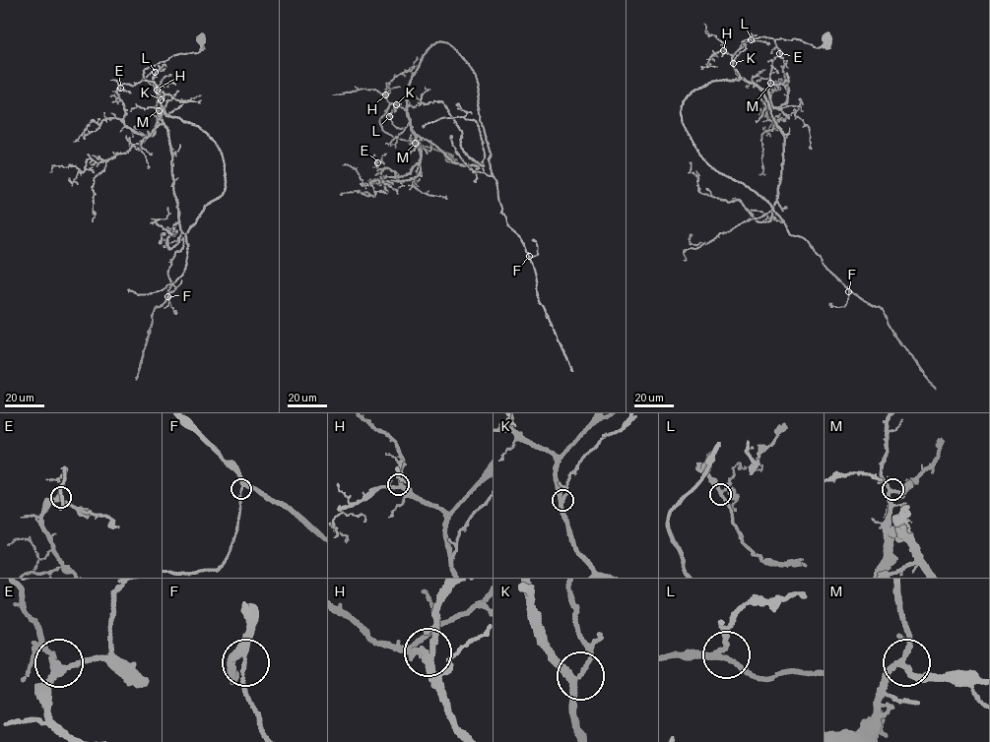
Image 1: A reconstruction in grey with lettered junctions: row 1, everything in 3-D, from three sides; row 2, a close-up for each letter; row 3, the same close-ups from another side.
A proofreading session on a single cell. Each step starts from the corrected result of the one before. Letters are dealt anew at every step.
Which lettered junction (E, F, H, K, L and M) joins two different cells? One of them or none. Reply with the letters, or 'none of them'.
none of them

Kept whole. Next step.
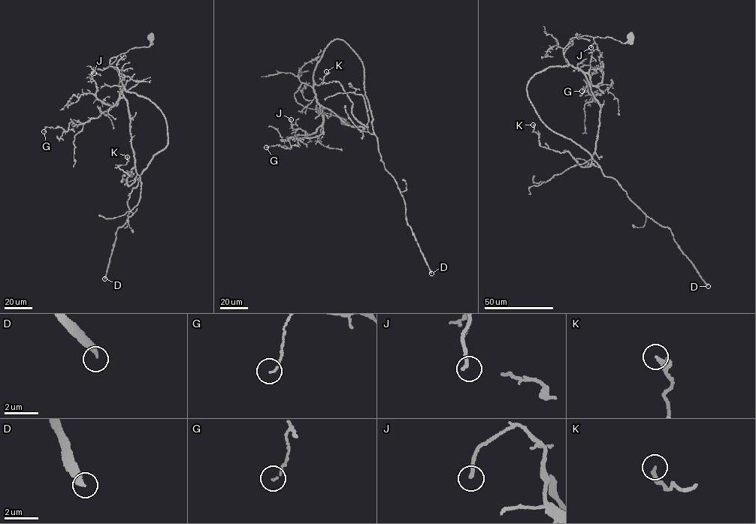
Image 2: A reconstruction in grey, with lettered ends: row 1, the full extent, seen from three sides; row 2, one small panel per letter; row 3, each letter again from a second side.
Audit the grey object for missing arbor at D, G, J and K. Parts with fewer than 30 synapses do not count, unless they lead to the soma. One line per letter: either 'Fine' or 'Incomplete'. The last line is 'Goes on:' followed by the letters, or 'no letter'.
D: Incomplete
G: Fine
J: Fine
K: Fine
Goes on: D

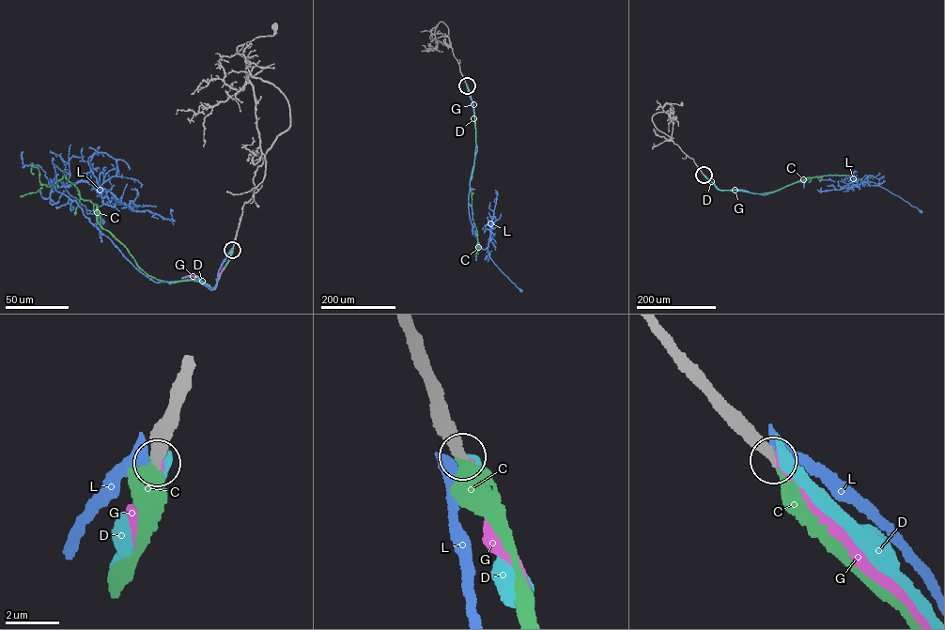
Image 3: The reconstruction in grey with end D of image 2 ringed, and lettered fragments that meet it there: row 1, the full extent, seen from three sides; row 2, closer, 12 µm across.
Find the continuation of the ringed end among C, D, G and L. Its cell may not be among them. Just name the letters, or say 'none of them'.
C

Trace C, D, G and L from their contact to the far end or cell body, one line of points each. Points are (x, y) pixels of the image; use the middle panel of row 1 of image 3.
C: (467, 85), (472, 103), (475, 130), (470, 186), (478, 253)
D: (467, 85), (473, 105), (476, 133)
G: (467, 85), (473, 107), (475, 130)
L: (467, 85), (472, 105), (477, 150), (468, 196), (472, 227), (480, 247), (487, 247), (494, 263), (520, 290)

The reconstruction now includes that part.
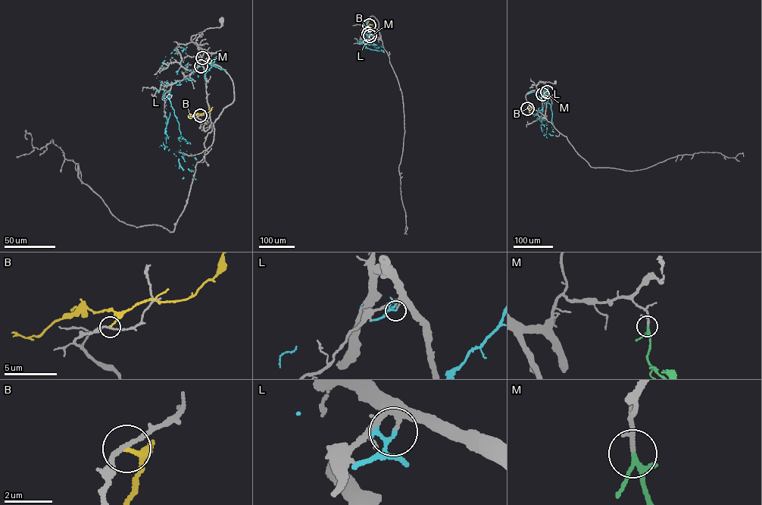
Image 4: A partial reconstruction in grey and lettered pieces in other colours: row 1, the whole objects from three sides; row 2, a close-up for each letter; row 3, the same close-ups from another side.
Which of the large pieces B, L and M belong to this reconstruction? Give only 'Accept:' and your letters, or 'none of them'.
Accept: M

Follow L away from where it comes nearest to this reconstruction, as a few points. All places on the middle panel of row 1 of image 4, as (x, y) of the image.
L: (368, 33), (368, 39), (361, 43), (373, 45), (384, 52)

